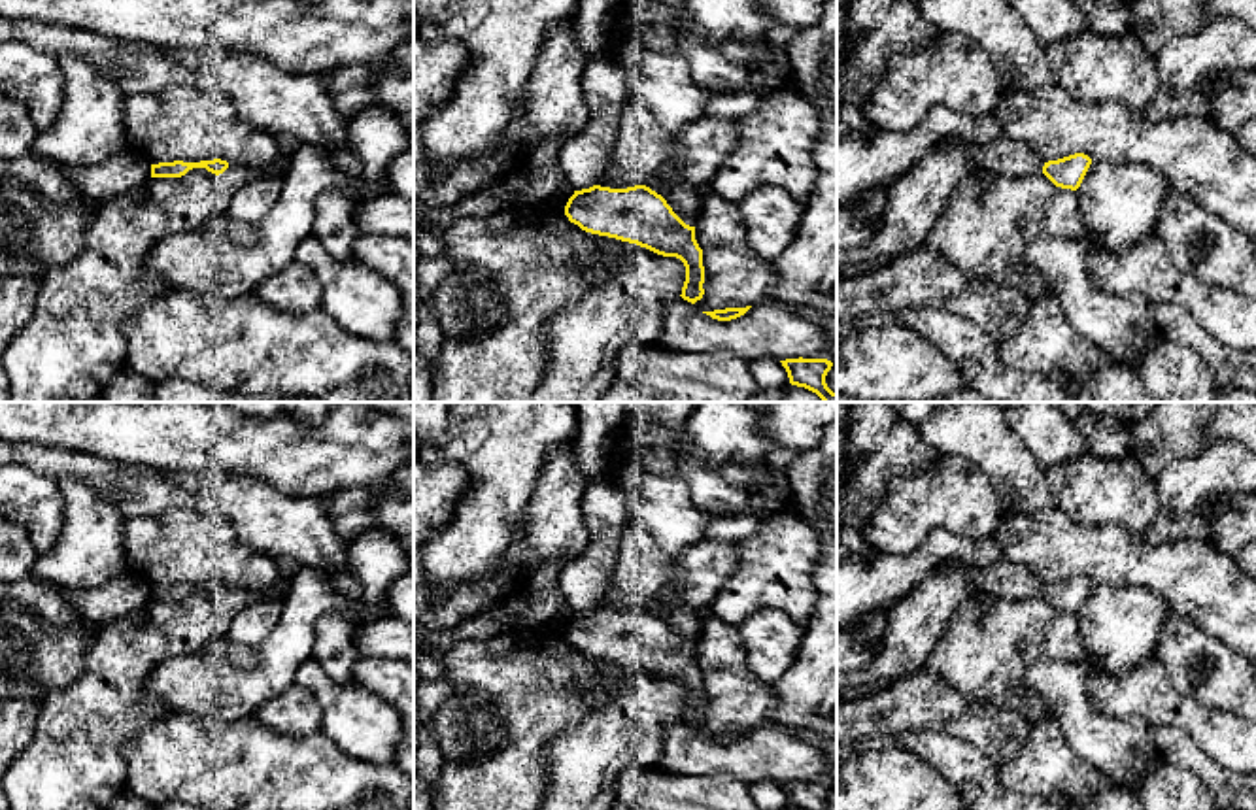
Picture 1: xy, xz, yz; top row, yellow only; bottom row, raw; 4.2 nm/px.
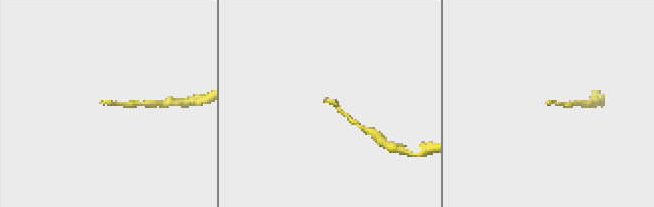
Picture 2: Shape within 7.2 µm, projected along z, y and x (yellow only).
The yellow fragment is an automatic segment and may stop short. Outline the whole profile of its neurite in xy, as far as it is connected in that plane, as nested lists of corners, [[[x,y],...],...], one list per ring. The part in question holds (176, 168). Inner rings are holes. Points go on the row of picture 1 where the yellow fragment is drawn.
[[[213,159],[213,160],[200,160],[200,162],[159,162],[151,164],[151,177],[181,177],[193,168],[206,168],[208,172],[219,176],[229,168],[227,160]]]

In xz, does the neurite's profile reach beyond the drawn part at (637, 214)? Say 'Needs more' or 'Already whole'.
Already whole

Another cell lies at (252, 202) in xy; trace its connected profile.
[[[283,172],[255,177],[232,193],[227,211],[236,221],[255,225],[270,213],[276,200],[280,198],[281,187]]]

